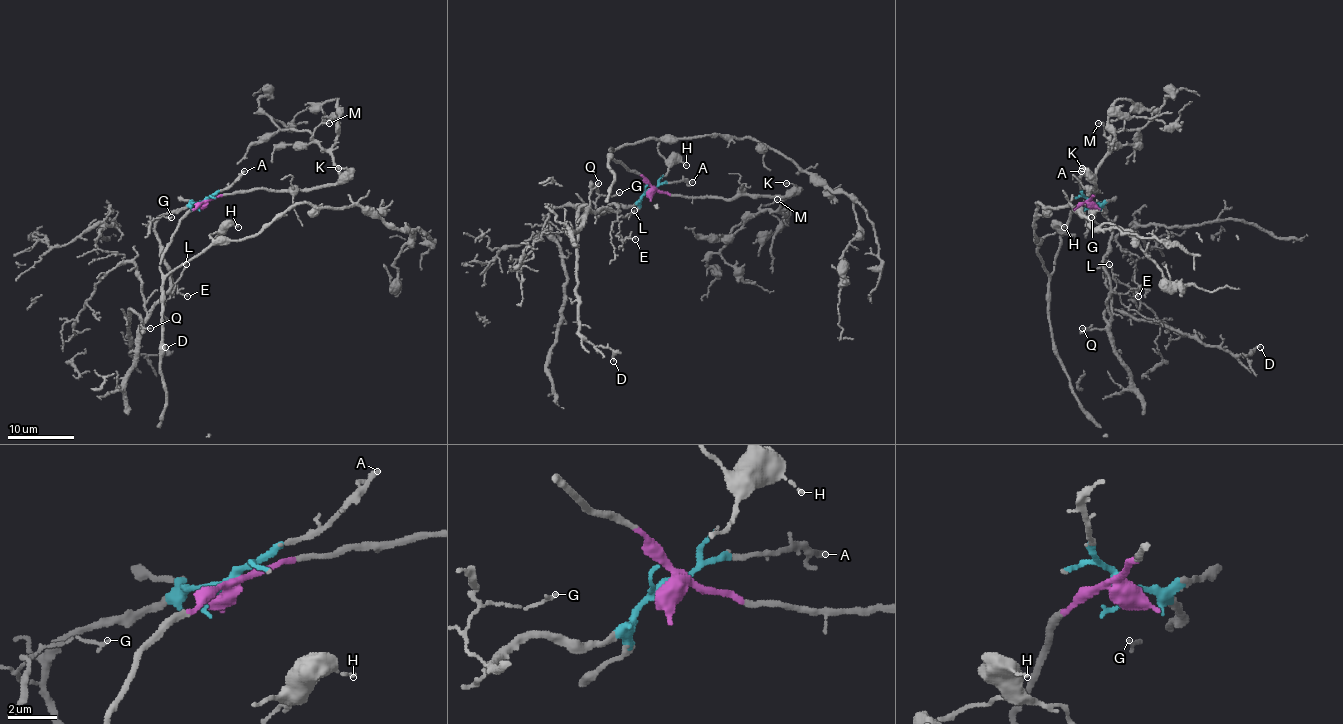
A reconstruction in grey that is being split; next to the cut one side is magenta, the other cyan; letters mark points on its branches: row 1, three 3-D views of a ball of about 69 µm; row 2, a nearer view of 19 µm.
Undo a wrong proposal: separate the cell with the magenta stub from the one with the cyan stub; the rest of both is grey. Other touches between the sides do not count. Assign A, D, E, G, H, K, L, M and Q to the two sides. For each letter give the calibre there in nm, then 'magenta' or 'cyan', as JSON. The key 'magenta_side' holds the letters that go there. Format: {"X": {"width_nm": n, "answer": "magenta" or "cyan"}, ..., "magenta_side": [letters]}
{"A": {"width_nm": 150, "answer": "cyan"}, "D": {"width_nm": 170, "answer": "cyan"}, "E": {"width_nm": 90, "answer": "cyan"}, "G": {"width_nm": 140, "answer": "cyan"}, "H": {"width_nm": 120, "answer": "magenta"}, "K": {"width_nm": 180, "answer": "magenta"}, "L": {"width_nm": 120, "answer": "cyan"}, "M": {"width_nm": 100, "answer": "magenta"}, "Q": {"width_nm": 120, "answer": "cyan"}, "magenta_side": ["H", "K", "M"]}

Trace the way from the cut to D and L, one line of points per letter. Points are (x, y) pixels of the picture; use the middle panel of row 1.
D: (651, 190), (603, 212), (611, 204), (618, 210), (580, 209), (578, 331), (610, 348), (613, 361)
L: (651, 190), (631, 205), (611, 204), (603, 212), (613, 204), (620, 215), (625, 217), (635, 210)

